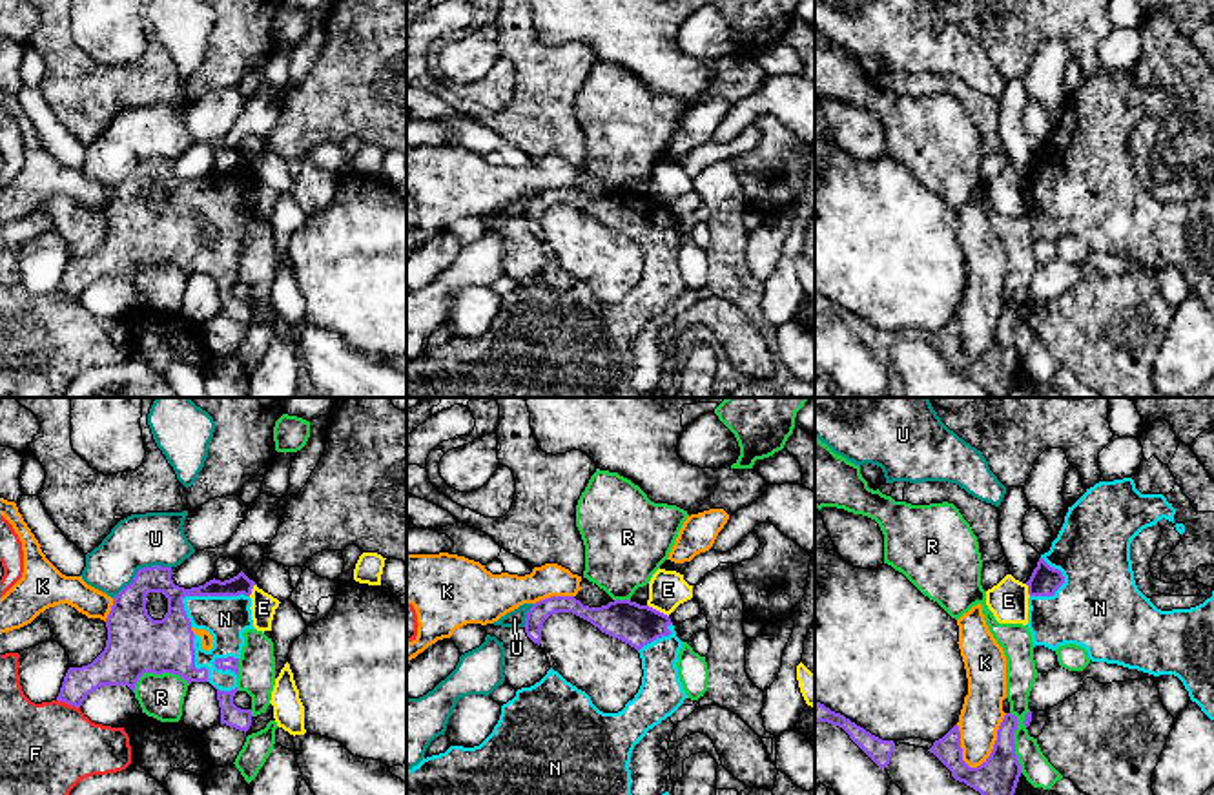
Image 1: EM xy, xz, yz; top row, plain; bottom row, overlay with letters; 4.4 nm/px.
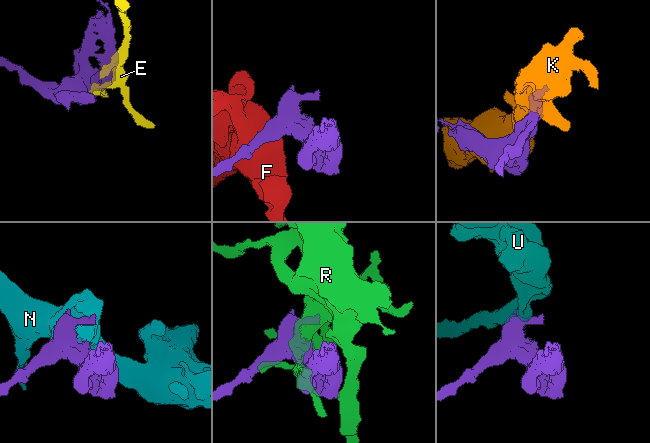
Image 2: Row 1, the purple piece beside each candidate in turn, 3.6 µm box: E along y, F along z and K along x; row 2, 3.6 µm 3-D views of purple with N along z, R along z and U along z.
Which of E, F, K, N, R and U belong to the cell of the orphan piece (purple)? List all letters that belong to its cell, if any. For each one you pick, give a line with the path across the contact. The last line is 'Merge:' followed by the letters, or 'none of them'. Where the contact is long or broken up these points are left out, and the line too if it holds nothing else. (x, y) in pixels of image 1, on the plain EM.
Merge: N

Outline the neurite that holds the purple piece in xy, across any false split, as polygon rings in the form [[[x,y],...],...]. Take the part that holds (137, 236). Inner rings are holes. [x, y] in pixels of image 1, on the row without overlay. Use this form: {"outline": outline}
{"outline": [[[171,159],[139,160],[133,173],[113,188],[104,243],[91,255],[67,261],[57,292],[80,299],[102,277],[128,277],[135,283],[144,264],[173,264],[188,275],[210,274],[217,281],[221,315],[246,325],[253,306],[237,299],[233,288],[239,283],[242,224],[255,221],[250,201],[255,177],[241,162],[224,173],[213,170],[184,181],[173,175]],[[148,184],[168,190],[162,212],[148,206]],[[193,219],[213,228],[210,243]]]}

